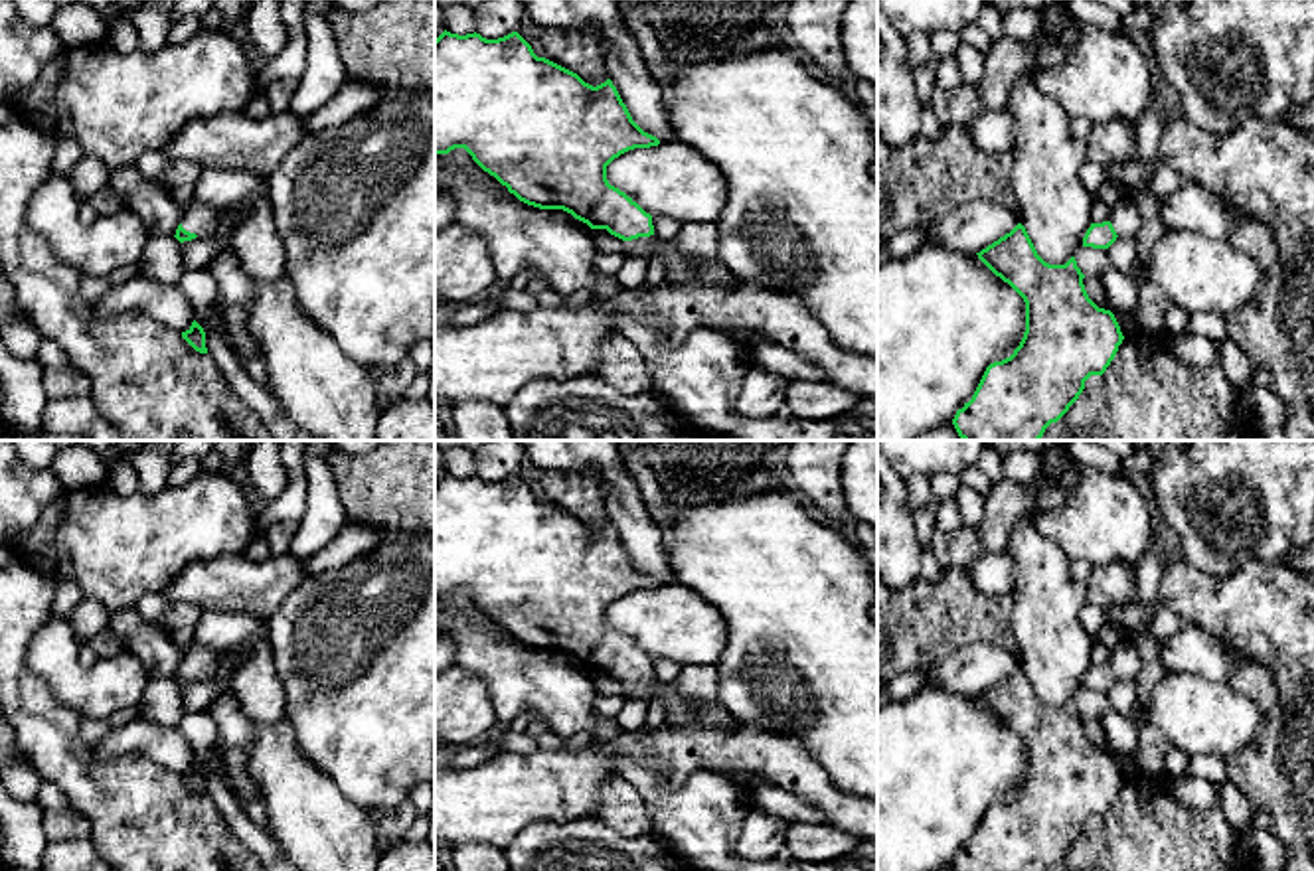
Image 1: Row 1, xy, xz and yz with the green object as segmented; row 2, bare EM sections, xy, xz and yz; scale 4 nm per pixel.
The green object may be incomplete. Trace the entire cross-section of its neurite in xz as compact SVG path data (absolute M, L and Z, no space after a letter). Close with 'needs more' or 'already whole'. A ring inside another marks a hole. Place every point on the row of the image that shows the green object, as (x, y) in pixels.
M443 32L435 40L435 154L464 148L472 160L520 201L539 209L563 209L591 229L607 229L628 243L628 255L662 259L666 280L733 284L717 263L694 265L678 241L654 235L652 215L607 180L607 166L634 148L658 146L630 117L611 79L593 87L577 73L537 57L512 32L498 40L480 34Z; needs more

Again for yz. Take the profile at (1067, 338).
M1018 223L1010 233L976 253L978 259L1026 302L1026 332L1014 354L986 367L972 399L956 411L952 425L962 440L1039 440L1051 423L1057 423L1079 399L1091 375L1103 375L1114 359L1124 336L1110 310L1099 308L1087 294L1085 275L1075 257L1065 265L1045 263L1026 227Z; already whole

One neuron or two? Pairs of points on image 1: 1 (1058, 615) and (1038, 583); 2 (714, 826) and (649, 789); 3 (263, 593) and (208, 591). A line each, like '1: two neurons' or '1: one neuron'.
1: one neuron
2: one neuron
3: one neuron

